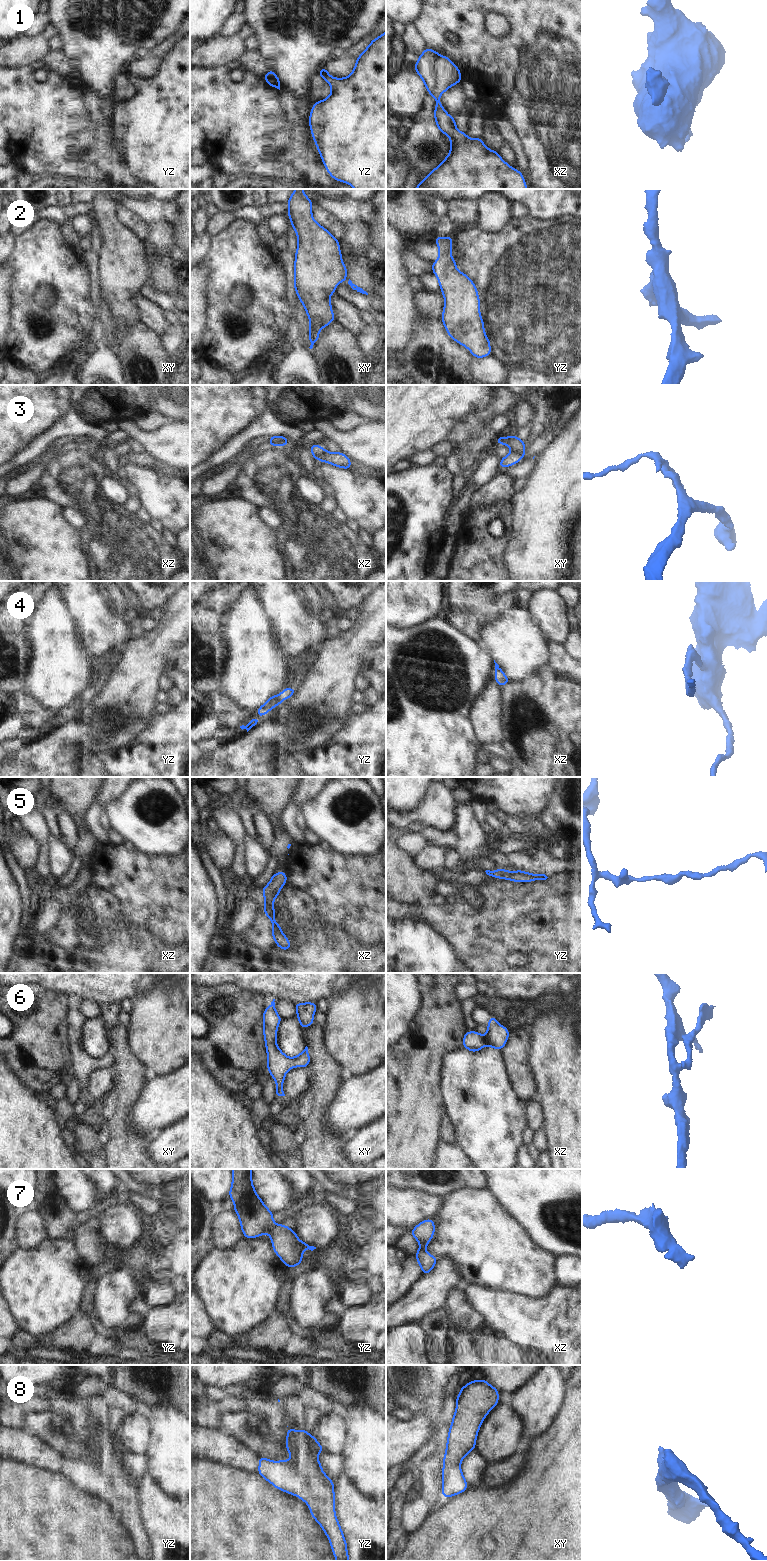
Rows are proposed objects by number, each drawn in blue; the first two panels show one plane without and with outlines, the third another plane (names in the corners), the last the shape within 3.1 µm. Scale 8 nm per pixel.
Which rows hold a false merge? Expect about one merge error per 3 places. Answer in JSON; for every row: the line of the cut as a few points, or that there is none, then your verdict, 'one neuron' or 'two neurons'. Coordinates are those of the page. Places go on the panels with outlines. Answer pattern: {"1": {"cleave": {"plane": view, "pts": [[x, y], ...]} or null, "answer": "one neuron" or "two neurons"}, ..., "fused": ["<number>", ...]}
{"1": {"cleave": null, "answer": "one neuron"}, "2": {"cleave": null, "answer": "one neuron"}, "3": {"cleave": {"plane": "xz", "pts": [[323, 449], [319, 460]]}, "answer": "two neurons"}, "4": {"cleave": null, "answer": "one neuron"}, "5": {"cleave": null, "answer": "one neuron"}, "6": {"cleave": null, "answer": "one neuron"}, "7": {"cleave": null, "answer": "one neuron"}, "8": {"cleave": null, "answer": "one neuron"}, "fused": ["3"]}

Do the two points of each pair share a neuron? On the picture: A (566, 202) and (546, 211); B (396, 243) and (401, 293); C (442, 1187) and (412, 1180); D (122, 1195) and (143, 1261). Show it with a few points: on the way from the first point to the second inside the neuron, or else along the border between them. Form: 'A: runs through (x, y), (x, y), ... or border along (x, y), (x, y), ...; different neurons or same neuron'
A: runs through (561, 202), (555, 202), (551, 206); same neuron
B: runs through (396, 255), (396, 281); same neuron
C: runs through (435, 1184), (428, 1184), (423, 1180), (419, 1180); same neuron
D: runs through (139, 1211), (148, 1221), (147, 1244); same neuron

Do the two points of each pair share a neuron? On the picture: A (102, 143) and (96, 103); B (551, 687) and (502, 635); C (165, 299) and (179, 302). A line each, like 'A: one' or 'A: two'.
A: one
B: two
C: one

